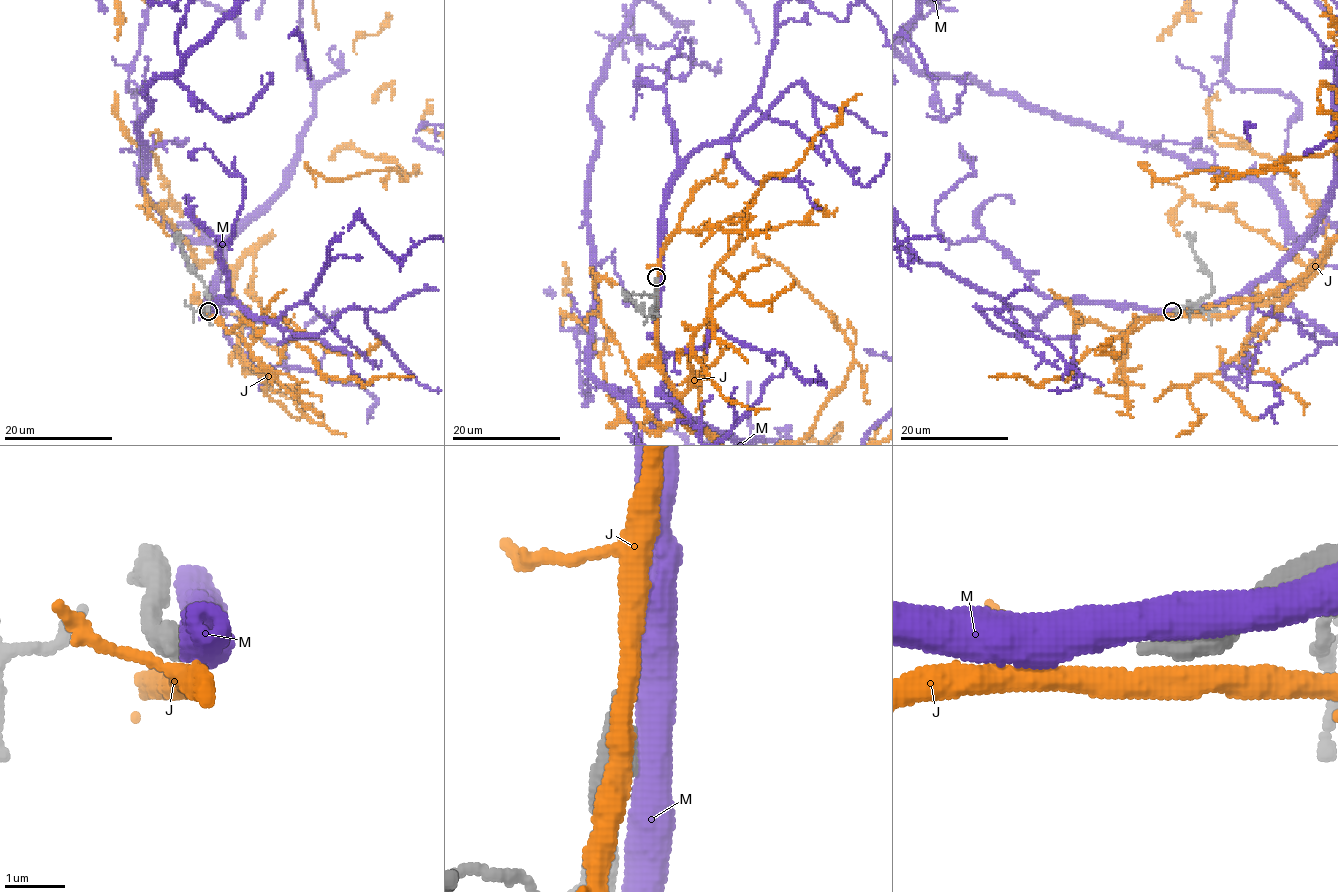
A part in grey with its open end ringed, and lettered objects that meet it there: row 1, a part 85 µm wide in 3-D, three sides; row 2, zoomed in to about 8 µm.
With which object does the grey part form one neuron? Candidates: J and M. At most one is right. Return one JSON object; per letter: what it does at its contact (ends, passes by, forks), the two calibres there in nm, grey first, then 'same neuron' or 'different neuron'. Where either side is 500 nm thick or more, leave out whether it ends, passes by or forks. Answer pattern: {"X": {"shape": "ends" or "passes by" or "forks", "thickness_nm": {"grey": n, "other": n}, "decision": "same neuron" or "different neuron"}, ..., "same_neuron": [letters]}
{"J": {"thickness_nm": {"grey": 550, "other": 400}, "decision": "different neuron"}, "M": {"thickness_nm": {"grey": 550, "other": 500}, "decision": "different neuron"}, "same_neuron": []}

